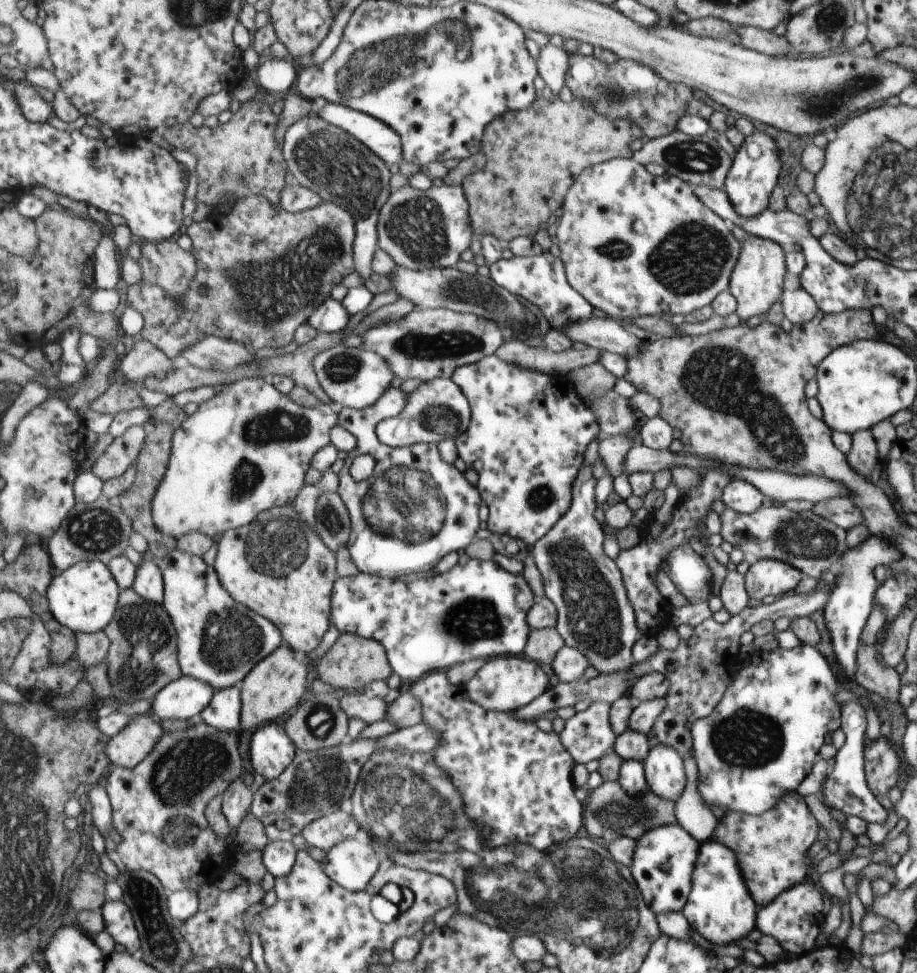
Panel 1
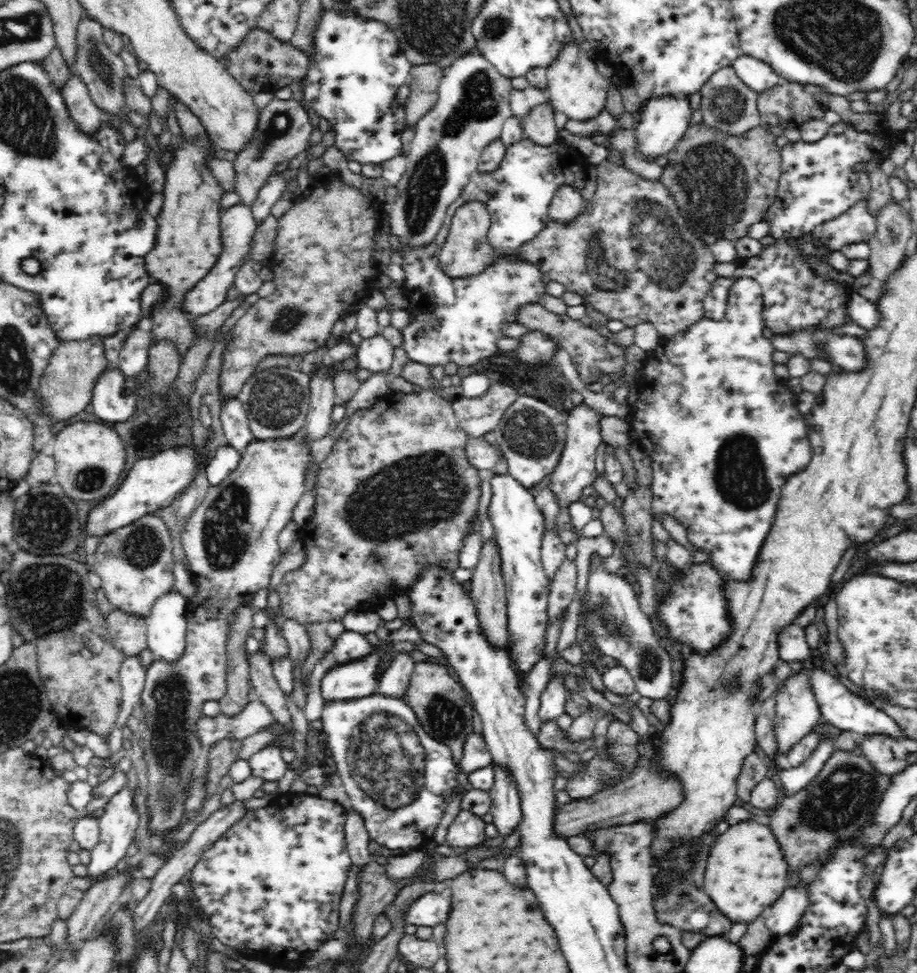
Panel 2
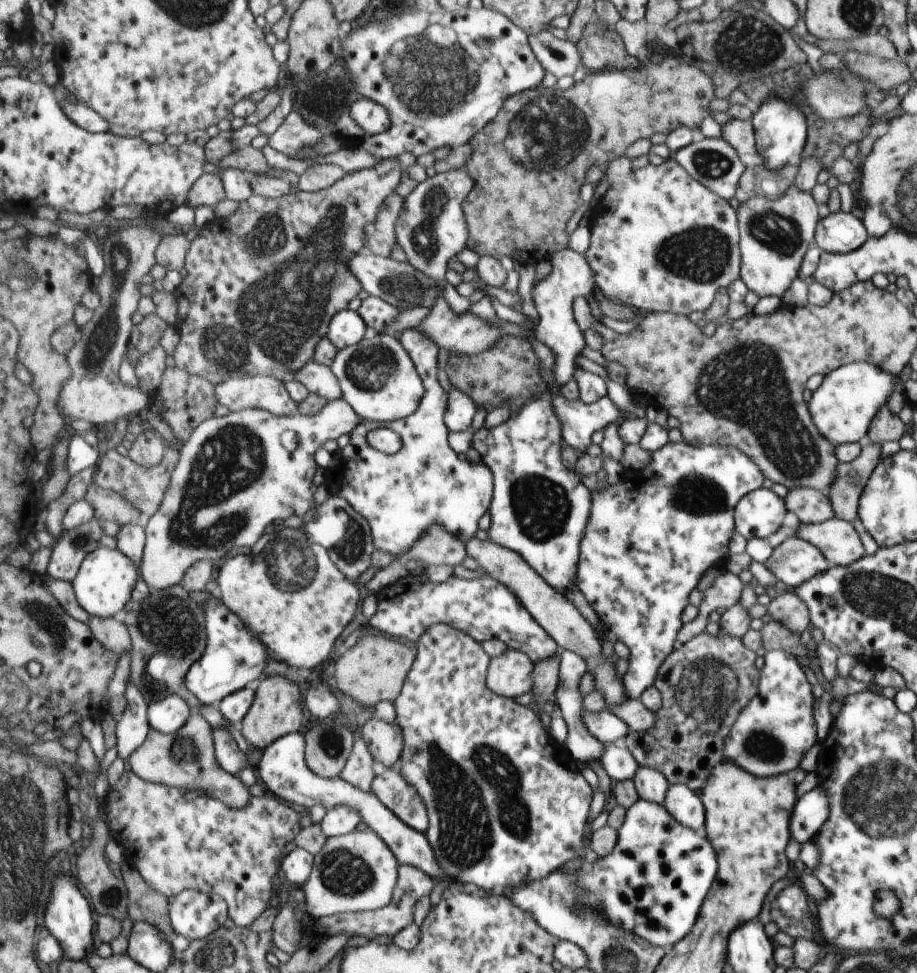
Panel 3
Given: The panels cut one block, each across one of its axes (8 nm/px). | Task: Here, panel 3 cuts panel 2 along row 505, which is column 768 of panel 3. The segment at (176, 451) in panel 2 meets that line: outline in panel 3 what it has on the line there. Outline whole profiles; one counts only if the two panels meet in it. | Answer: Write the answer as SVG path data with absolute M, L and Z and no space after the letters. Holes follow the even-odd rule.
M770 94L762 103L757 112L753 114L751 122L755 128L756 150L764 159L763 165L768 170L784 168L794 154L800 154L806 142L806 118L804 114L794 108L798 104L786 104L790 100L778 100L782 98L776 94Z

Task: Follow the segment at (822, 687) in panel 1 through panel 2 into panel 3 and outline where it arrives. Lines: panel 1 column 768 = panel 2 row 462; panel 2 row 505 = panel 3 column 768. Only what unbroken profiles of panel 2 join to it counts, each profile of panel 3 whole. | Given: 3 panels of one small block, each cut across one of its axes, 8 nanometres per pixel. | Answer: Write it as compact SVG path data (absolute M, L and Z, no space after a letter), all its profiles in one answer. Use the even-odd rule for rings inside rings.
M768 651L764 656L763 677L760 678L759 696L755 697L736 719L730 736L726 738L724 757L736 766L760 778L775 777L798 768L802 756L816 744L816 722L814 722L814 696L812 686L806 680L798 660L787 651Z

